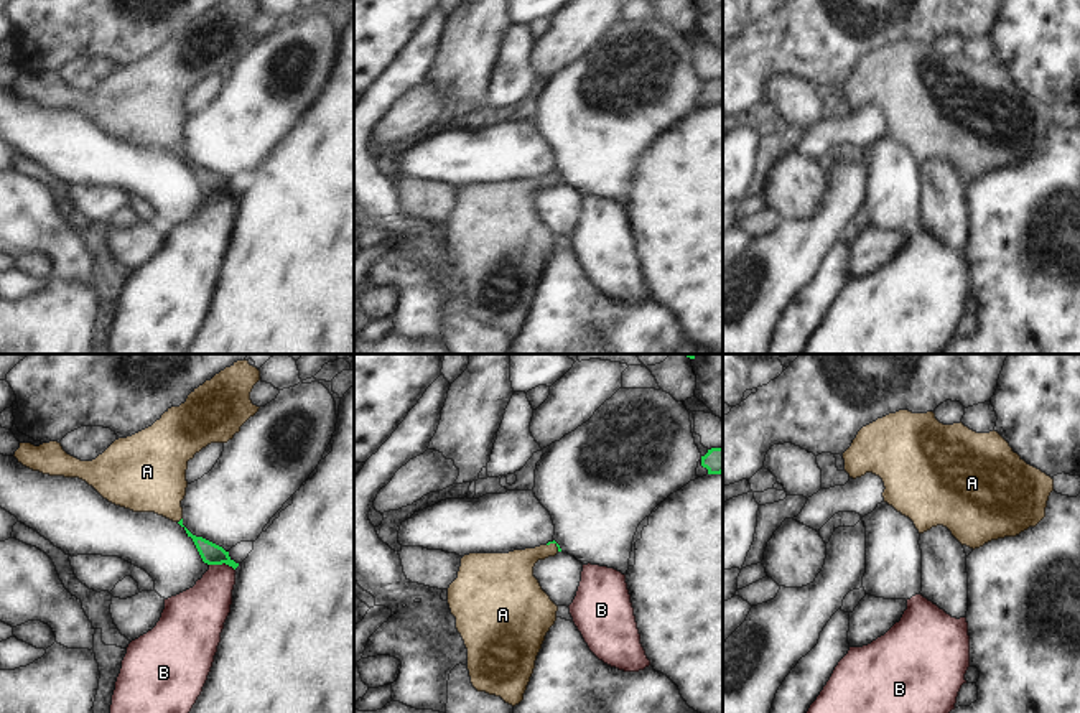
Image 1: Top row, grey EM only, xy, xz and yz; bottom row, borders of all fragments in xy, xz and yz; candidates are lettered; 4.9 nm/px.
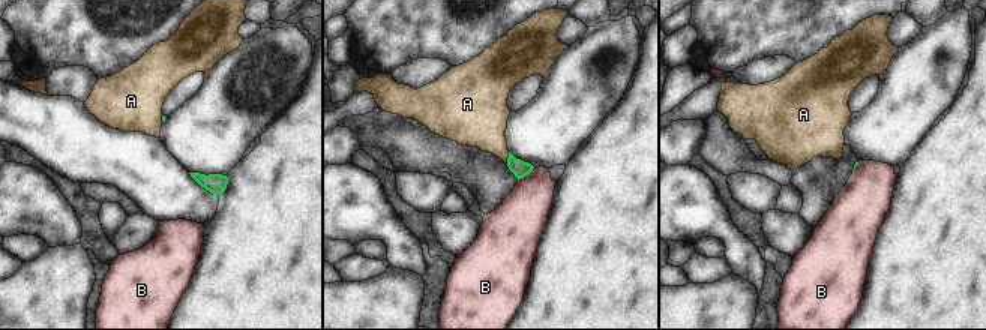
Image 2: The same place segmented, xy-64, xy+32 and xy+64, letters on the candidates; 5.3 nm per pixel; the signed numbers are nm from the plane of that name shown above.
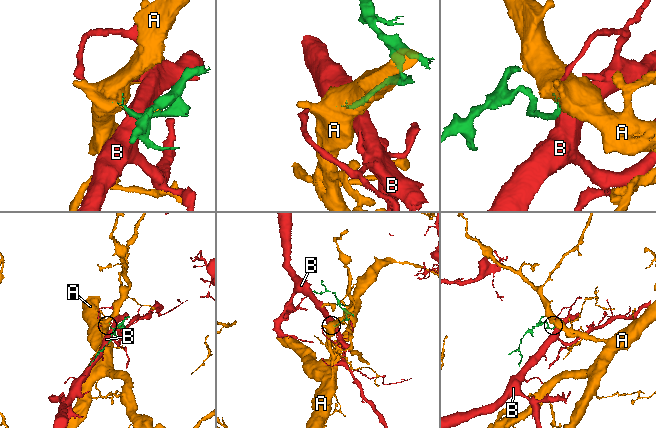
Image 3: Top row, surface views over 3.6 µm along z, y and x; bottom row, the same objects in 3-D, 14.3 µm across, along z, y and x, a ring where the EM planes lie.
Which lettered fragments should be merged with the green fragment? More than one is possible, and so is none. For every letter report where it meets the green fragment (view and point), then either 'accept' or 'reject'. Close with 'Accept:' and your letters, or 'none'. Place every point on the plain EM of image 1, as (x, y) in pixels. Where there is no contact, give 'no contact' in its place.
A: meets green in xy at (180, 152); accept
B: meets green in xy at (223, 193); reject
Accept: A

